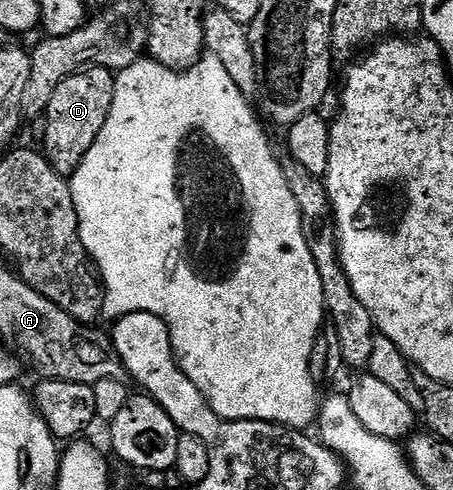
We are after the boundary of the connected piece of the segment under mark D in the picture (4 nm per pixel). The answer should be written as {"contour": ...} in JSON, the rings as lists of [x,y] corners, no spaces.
{"contour":[[[94,65],[58,83],[58,87],[49,96],[46,120],[43,122],[42,152],[50,167],[54,167],[54,171],[63,177],[71,178],[78,171],[82,159],[86,159],[86,151],[94,147],[94,139],[98,139],[98,131],[102,131],[106,123],[106,115],[110,115],[115,86],[116,73]]]}

